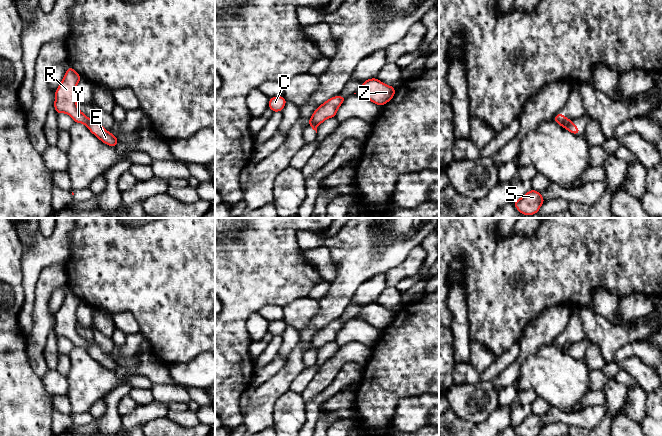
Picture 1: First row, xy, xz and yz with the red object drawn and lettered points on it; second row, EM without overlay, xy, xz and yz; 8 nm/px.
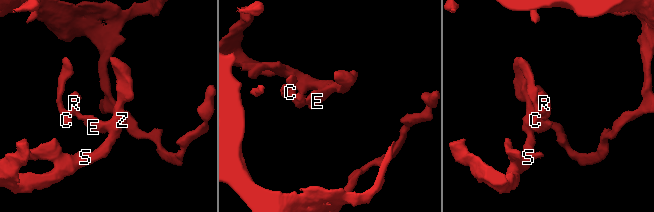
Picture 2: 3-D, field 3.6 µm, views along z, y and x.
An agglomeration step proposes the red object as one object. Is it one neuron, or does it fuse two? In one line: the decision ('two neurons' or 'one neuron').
one neuron

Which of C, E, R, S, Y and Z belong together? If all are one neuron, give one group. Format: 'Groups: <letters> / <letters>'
Groups: C E R S Y Z

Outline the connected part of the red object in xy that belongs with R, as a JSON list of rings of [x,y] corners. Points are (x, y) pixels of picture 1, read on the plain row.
[[[69,290],[60,309],[55,315],[54,333],[56,337],[66,337],[75,347],[86,349],[91,357],[108,370],[115,371],[119,364],[95,343],[89,343],[77,330],[76,312],[81,300]]]

